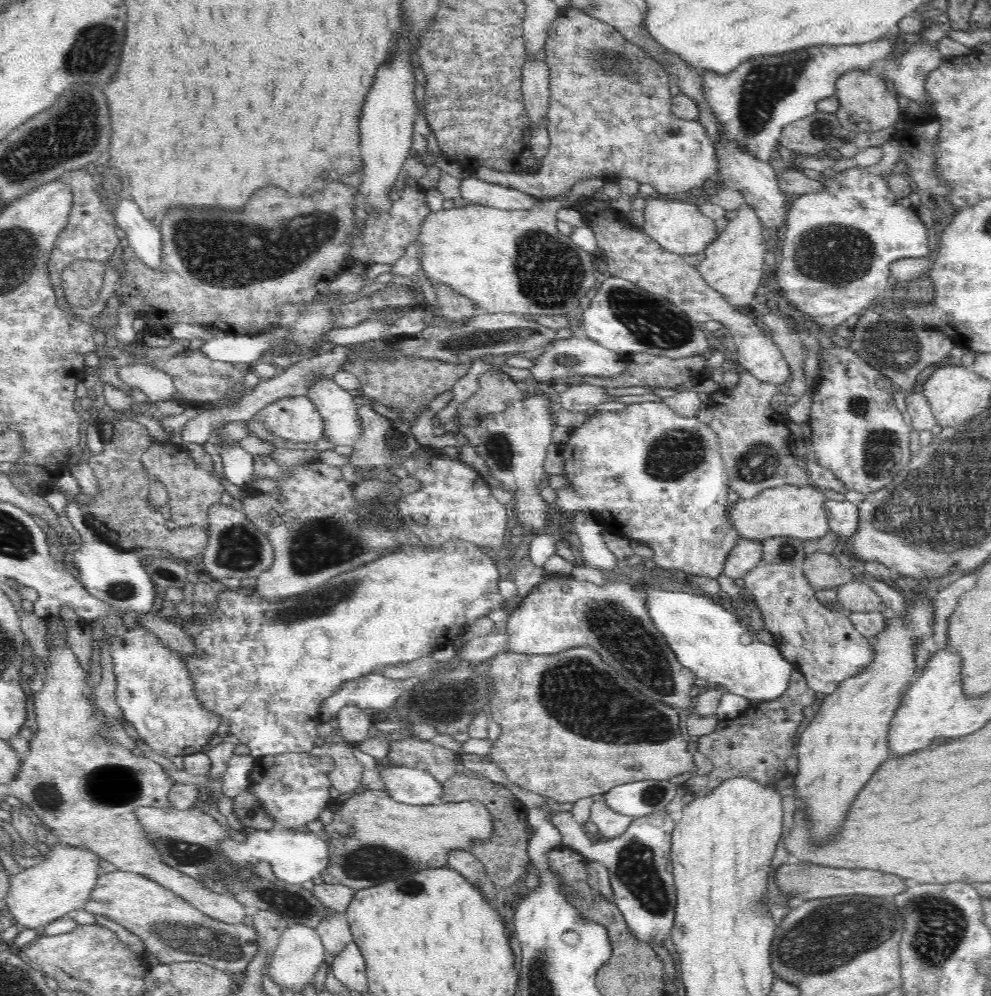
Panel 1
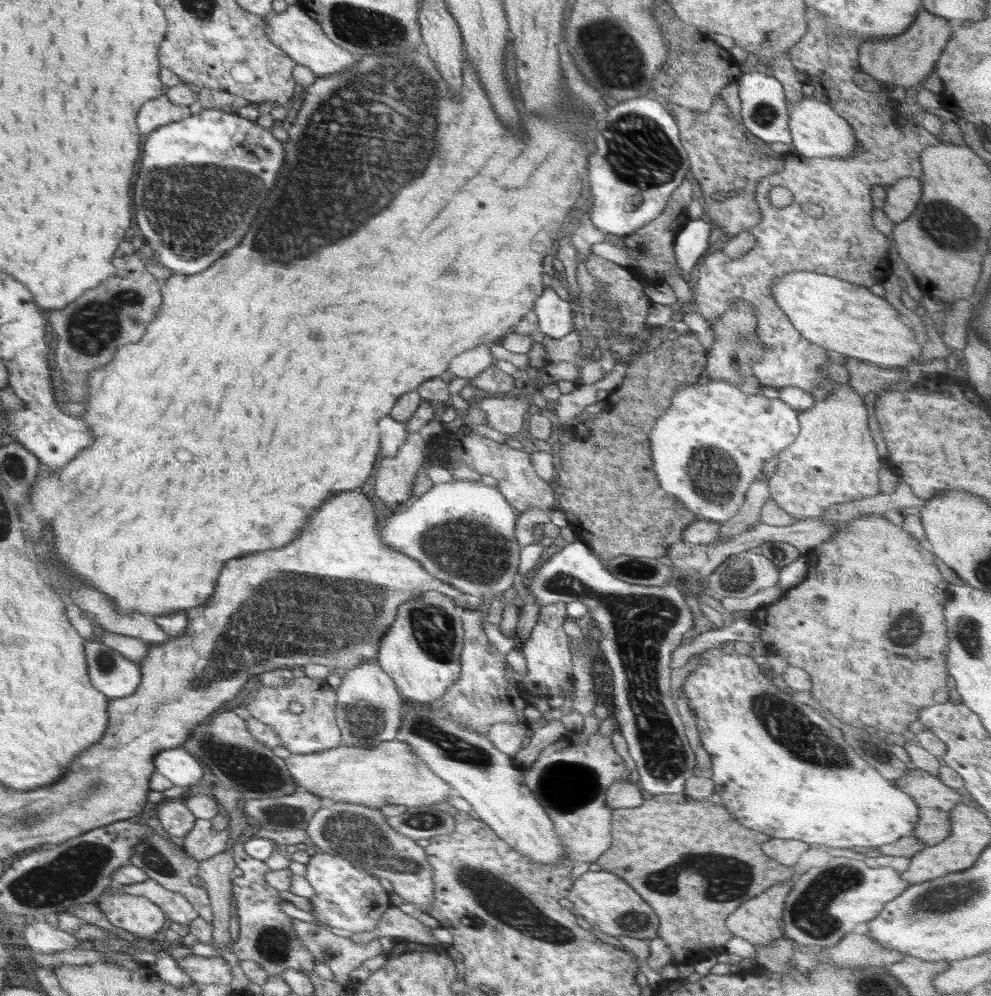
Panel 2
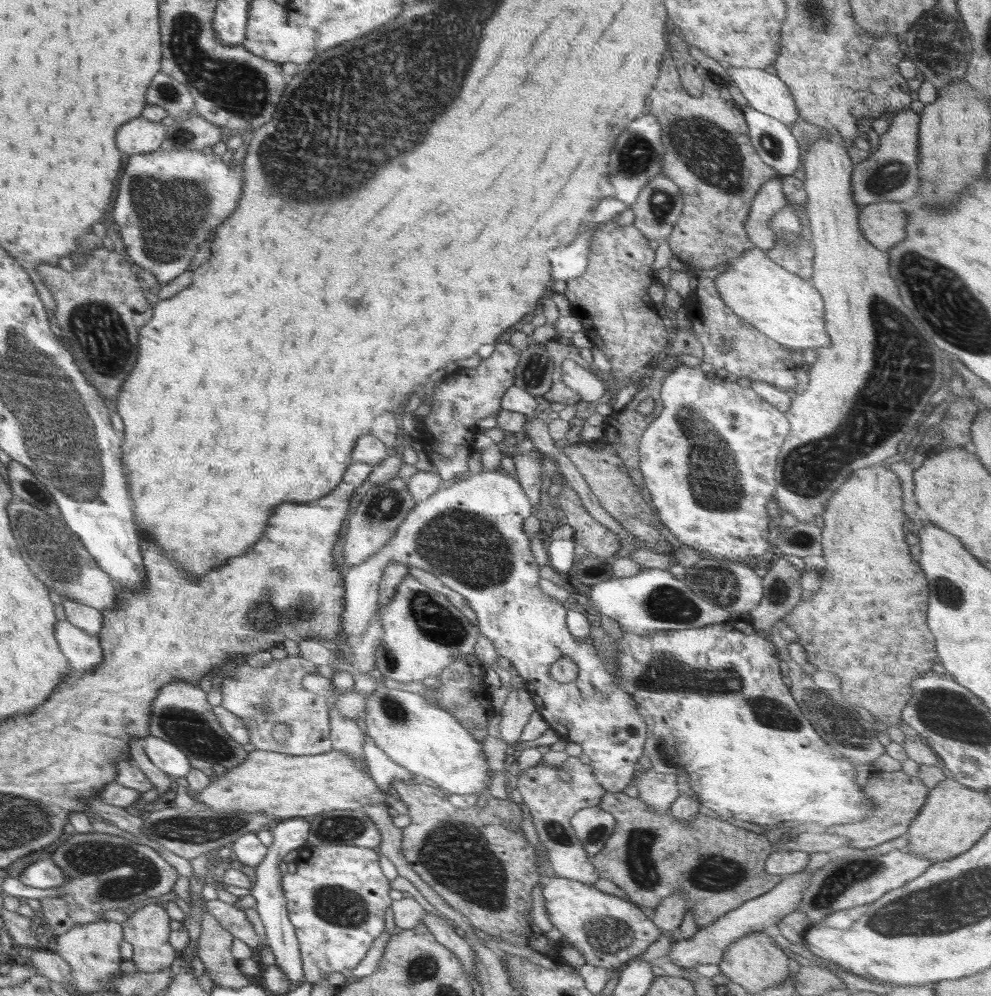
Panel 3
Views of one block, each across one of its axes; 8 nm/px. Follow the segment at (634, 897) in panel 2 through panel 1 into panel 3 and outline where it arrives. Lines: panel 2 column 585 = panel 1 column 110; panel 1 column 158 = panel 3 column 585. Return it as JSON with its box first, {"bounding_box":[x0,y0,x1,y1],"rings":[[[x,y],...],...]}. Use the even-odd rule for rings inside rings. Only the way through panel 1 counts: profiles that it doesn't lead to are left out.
{"bounding_box":[544,877,662,971],"rings":[[[552,877],[544,886],[546,910],[566,943],[582,953],[586,963],[612,971],[642,955],[662,936],[660,929],[634,902],[610,895],[610,887],[586,885],[578,880]]]}

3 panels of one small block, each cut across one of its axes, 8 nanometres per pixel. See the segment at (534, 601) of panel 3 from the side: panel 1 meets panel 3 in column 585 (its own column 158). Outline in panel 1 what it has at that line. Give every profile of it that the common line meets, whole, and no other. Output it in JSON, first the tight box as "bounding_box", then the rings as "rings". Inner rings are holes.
{"bounding_box":[110,628,220,757],"rings":[[[128,628],[121,636],[110,637],[110,654],[114,661],[116,675],[116,703],[122,709],[122,717],[136,729],[142,738],[156,754],[164,757],[183,756],[198,752],[212,740],[212,736],[220,726],[220,715],[210,713],[202,701],[196,697],[196,689],[192,683],[192,675],[186,667],[186,661],[176,651],[170,651],[162,641],[145,628]]]}

